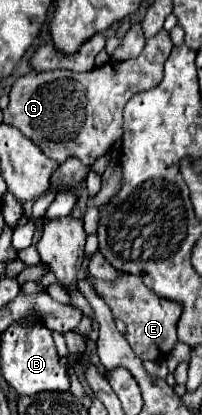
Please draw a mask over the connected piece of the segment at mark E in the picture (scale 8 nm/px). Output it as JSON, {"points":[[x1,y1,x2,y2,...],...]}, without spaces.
{"points":[[121,274,113,282,97,280,93,276,87,276,85,280,91,282,95,292,111,308,113,318,125,322,125,326,127,326,125,340,129,342,129,346,141,360,163,360,173,350,173,346,177,342,177,322,183,312,183,306,179,302,175,304,173,300,157,296,133,274]]}

